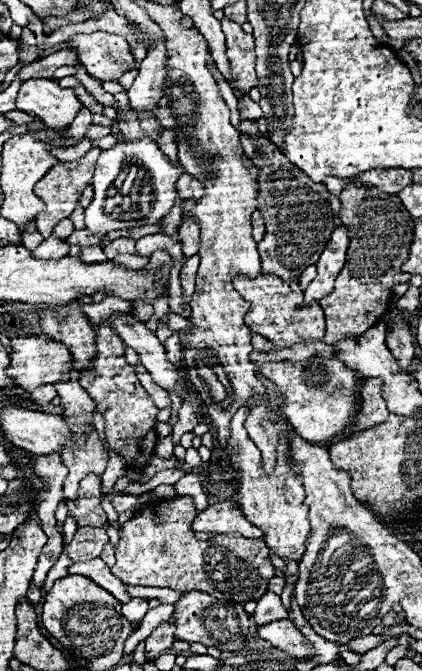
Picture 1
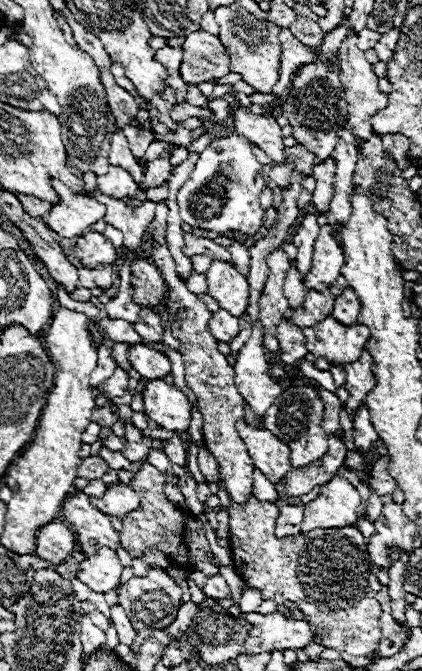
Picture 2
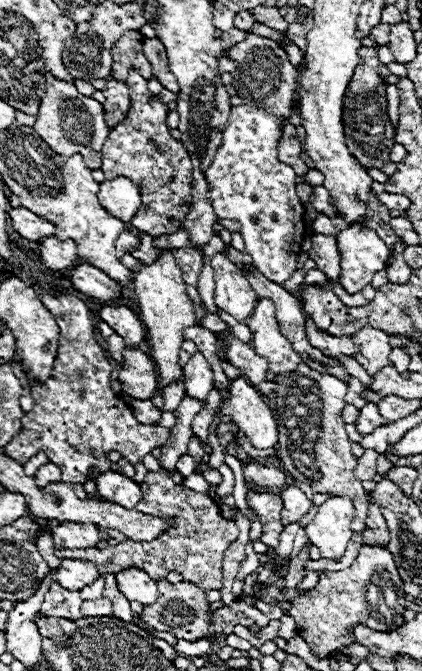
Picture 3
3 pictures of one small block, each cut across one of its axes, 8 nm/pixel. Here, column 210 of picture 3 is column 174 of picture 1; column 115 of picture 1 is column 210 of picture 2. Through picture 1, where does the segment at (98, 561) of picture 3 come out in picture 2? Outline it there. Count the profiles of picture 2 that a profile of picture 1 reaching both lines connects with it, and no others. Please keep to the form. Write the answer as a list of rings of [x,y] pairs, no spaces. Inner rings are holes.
[[[146,462],[146,466],[142,466],[142,470],[138,470],[138,474],[134,474],[130,488],[138,492],[140,496],[140,508],[126,514],[122,518],[124,528],[120,532],[122,538],[122,546],[130,552],[132,558],[138,558],[146,548],[158,548],[162,550],[172,564],[180,566],[180,568],[188,568],[188,566],[198,566],[206,576],[214,576],[218,574],[218,568],[214,568],[212,564],[206,562],[206,552],[210,550],[208,540],[204,536],[204,526],[190,514],[190,512],[182,512],[180,508],[176,508],[164,494],[164,474],[160,470],[156,470],[152,464]]]

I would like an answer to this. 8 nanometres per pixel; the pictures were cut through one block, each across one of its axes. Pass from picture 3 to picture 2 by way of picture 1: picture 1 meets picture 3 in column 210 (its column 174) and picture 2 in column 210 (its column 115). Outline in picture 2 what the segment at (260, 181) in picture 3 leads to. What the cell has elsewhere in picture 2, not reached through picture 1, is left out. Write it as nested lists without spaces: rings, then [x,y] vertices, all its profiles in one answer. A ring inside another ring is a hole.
[[[238,134],[216,138],[196,162],[188,182],[178,190],[178,210],[184,224],[192,228],[228,232],[242,230],[254,234],[262,226],[264,210],[258,204],[258,194],[264,190],[264,180],[256,178],[260,162],[250,152],[250,142]]]

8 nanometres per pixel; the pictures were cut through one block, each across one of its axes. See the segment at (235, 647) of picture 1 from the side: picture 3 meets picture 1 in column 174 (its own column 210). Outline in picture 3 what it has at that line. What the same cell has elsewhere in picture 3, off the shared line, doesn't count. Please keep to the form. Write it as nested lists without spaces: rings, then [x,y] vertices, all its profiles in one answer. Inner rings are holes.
[[[166,578],[158,580],[158,600],[154,606],[144,606],[142,620],[148,628],[160,630],[160,632],[170,632],[180,640],[200,640],[212,636],[210,632],[210,620],[214,612],[210,610],[210,602],[206,600],[206,592],[200,590],[198,586],[192,586],[190,582],[178,582],[170,584]]]

